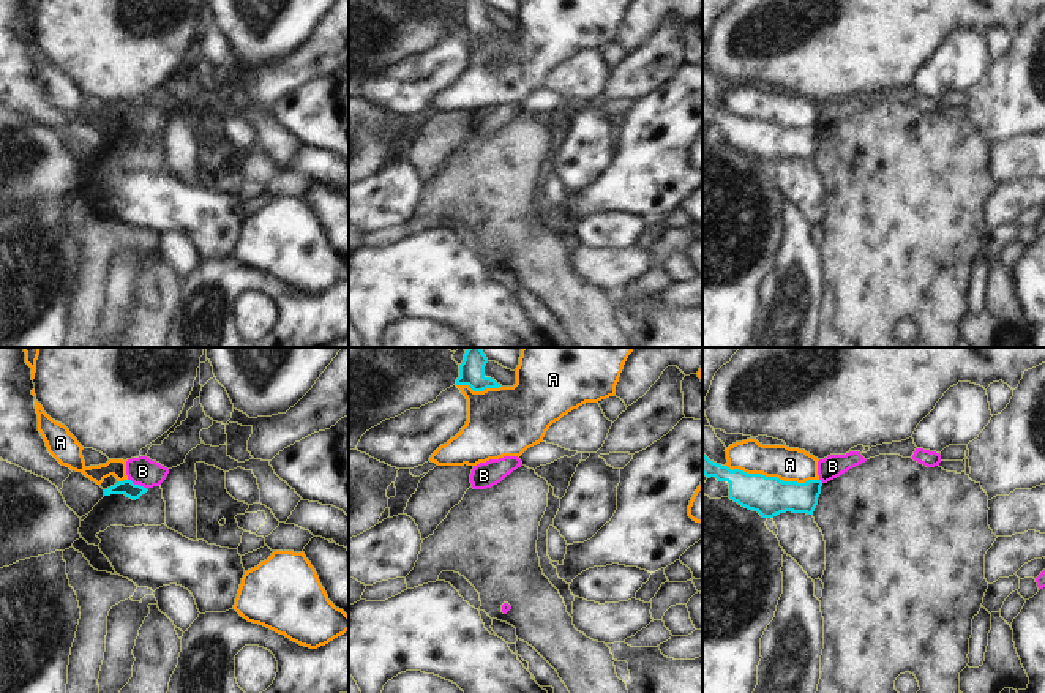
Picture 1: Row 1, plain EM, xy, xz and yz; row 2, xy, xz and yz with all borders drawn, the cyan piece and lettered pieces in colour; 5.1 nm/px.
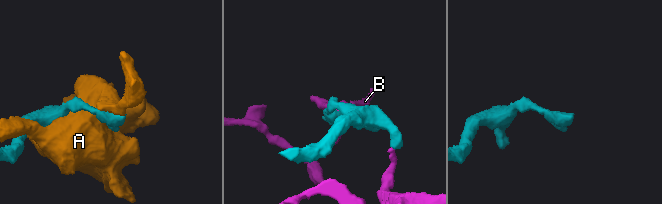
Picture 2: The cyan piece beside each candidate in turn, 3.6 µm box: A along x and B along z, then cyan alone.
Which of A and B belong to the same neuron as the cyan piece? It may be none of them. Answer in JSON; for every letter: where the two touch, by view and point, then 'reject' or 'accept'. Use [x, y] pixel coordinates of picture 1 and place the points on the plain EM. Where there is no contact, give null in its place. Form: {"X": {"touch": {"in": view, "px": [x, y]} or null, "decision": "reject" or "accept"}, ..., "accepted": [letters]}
{"A": {"touch": {"in": "yz", "px": [772, 123]}, "decision": "reject"}, "B": {"touch": {"in": "xy", "px": [138, 131]}, "decision": "reject"}, "accepted": []}

